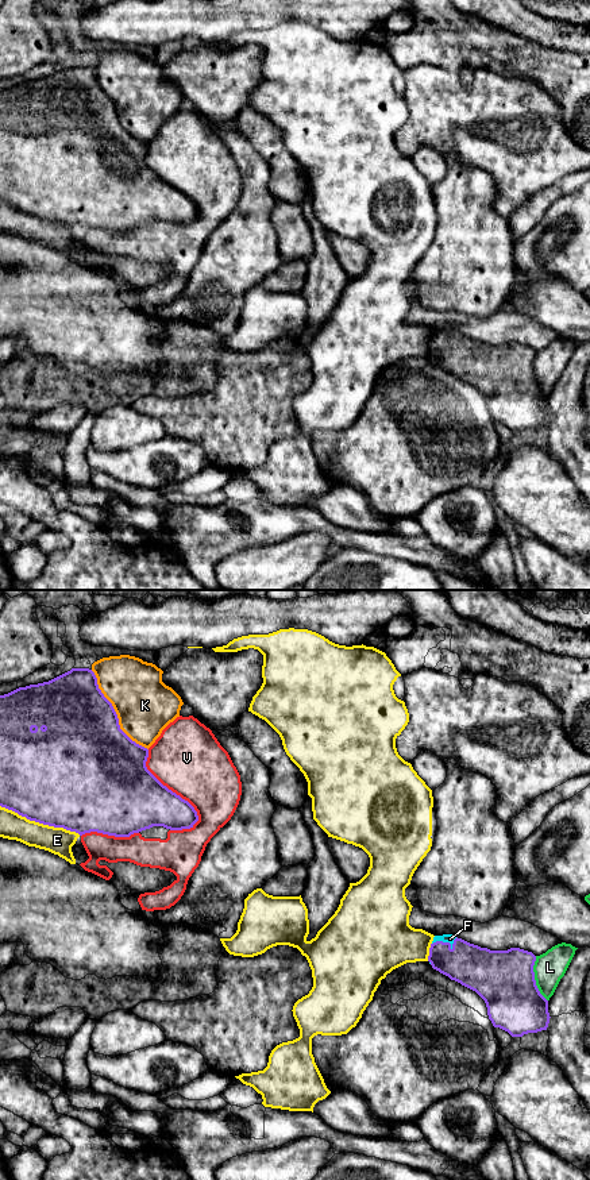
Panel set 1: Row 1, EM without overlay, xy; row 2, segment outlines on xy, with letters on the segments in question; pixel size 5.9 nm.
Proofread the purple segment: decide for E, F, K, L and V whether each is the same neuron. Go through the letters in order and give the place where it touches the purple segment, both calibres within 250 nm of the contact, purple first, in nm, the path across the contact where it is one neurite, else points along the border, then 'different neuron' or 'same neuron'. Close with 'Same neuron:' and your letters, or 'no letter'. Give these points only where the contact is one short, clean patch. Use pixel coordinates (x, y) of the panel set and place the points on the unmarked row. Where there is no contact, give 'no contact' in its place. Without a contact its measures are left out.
E: meets purple in xy at (41, 218); 500 nm thick on the purple side, 160 nm on the other; different neuron
F: meets purple in xy at (444, 338); 260 nm thick on the purple side, 50 nm on the other; same neuron
K: meets purple in xy at (115, 108); 480 nm thick on the purple side, 360 nm on the other; different neuron
L: meets purple in xy at (533, 374); 360 nm thick on the purple side, 190 nm on the other; different neuron
V: meets purple in xy at (170, 185); 400 nm thick on the purple side, 420 nm on the other; different neuron
Same neuron: F

